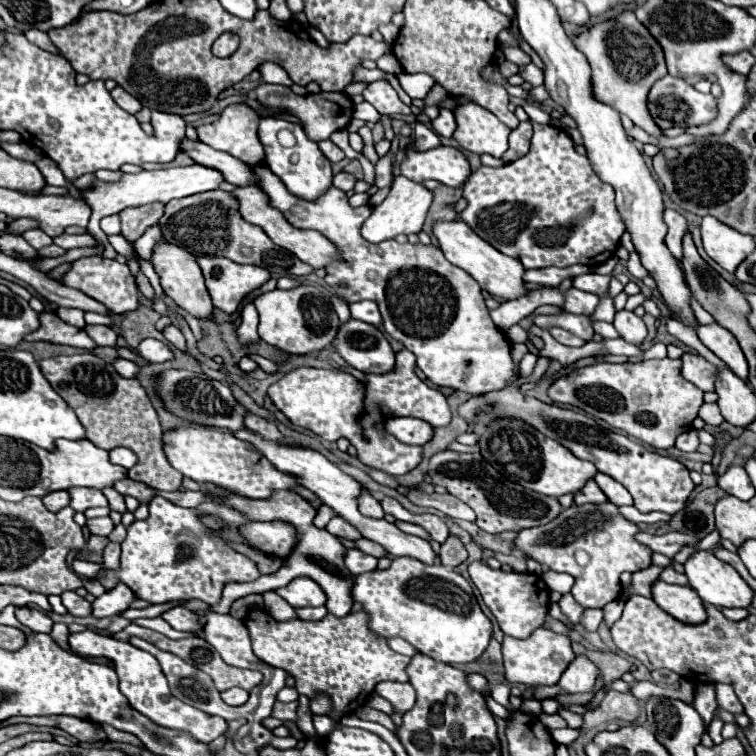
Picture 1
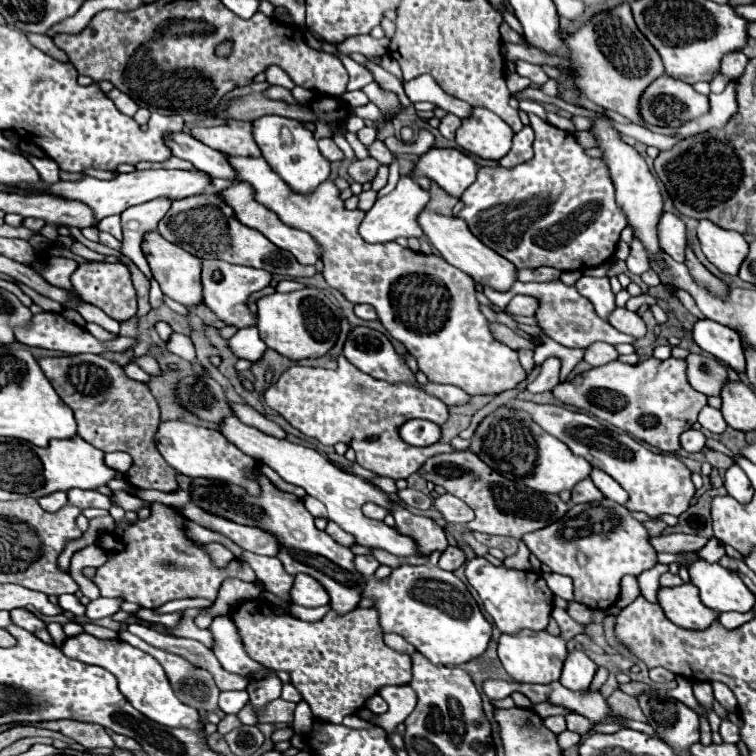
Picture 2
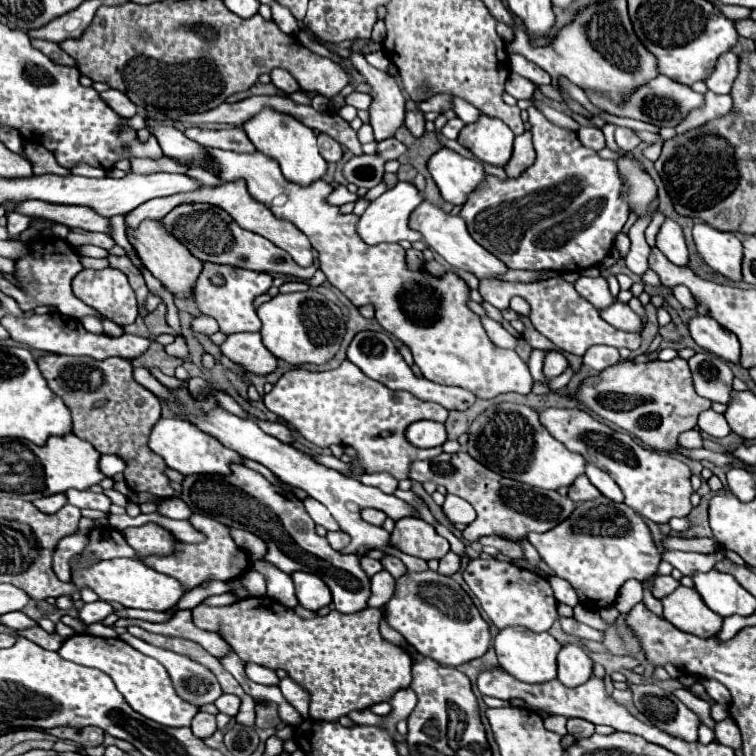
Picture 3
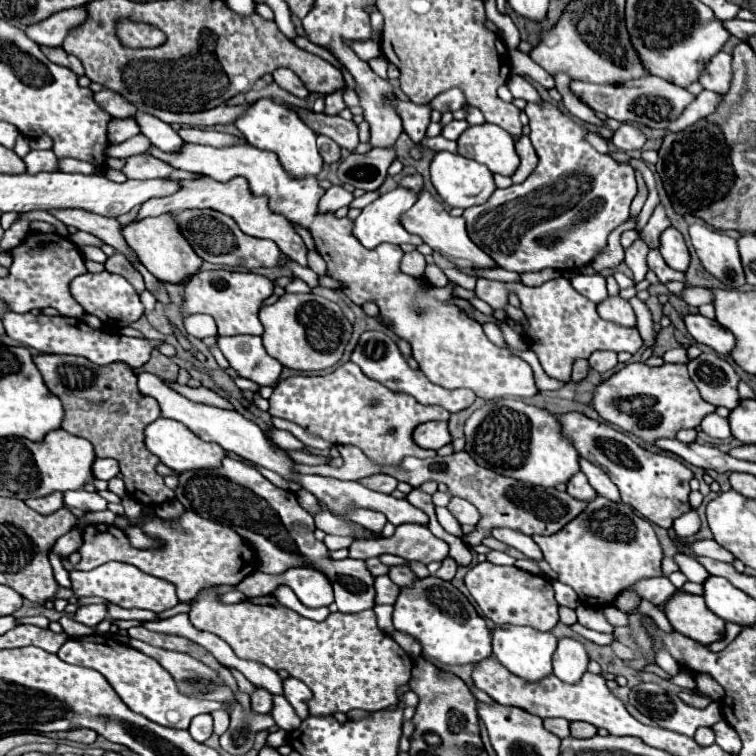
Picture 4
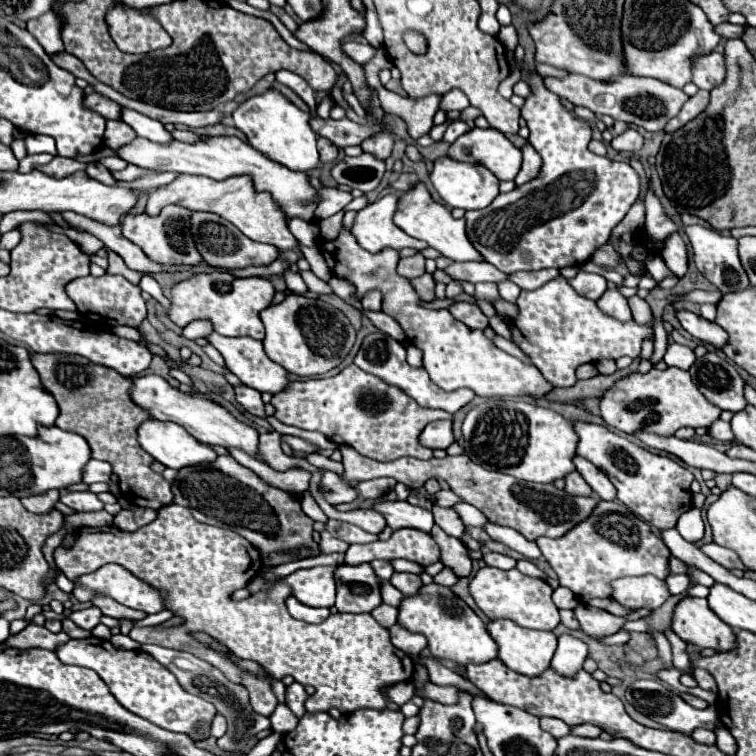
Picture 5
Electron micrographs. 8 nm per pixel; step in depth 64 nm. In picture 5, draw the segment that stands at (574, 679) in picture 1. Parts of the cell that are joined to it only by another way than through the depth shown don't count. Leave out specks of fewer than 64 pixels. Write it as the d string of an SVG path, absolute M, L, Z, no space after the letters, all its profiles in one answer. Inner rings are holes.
M562 634L558 638L558 648L552 658L552 668L560 676L566 676L566 678L576 676L582 670L586 656L588 656L588 646L582 640L570 634Z

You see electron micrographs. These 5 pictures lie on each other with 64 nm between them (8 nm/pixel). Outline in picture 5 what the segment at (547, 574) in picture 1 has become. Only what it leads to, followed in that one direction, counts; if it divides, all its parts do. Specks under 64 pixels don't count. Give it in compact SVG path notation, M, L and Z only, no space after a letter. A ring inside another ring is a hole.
M558 586L558 588L554 590L552 600L554 600L554 604L556 604L558 608L570 608L570 610L574 610L574 608L580 604L578 598L574 596L574 592L568 590L568 588L564 588L564 586Z

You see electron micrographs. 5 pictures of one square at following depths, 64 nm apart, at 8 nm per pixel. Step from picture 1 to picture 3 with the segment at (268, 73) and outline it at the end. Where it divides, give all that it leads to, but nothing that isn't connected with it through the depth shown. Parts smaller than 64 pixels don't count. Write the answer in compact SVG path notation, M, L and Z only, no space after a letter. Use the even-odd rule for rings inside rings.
M276 68L276 70L270 72L270 78L272 78L272 84L274 84L276 88L280 88L282 92L286 92L286 94L292 94L292 92L300 90L298 82L296 82L296 80L286 72L286 70Z

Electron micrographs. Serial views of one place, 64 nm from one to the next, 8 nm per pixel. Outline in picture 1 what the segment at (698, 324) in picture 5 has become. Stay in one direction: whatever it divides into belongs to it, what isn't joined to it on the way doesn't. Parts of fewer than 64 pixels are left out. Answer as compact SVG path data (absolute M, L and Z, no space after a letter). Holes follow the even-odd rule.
M698 326L698 338L706 348L710 348L720 360L724 360L740 380L748 380L748 362L736 342L736 338L722 326Z

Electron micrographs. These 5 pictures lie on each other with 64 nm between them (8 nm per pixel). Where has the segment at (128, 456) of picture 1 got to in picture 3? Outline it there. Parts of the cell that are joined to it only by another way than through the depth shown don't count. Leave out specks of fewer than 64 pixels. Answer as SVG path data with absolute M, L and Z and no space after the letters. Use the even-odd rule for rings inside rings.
M106 454L106 456L102 456L102 460L100 460L100 468L102 468L102 472L104 472L108 478L114 478L116 474L122 474L122 472L124 472L126 464L124 464L124 460L120 460L120 456L116 456L116 454Z

